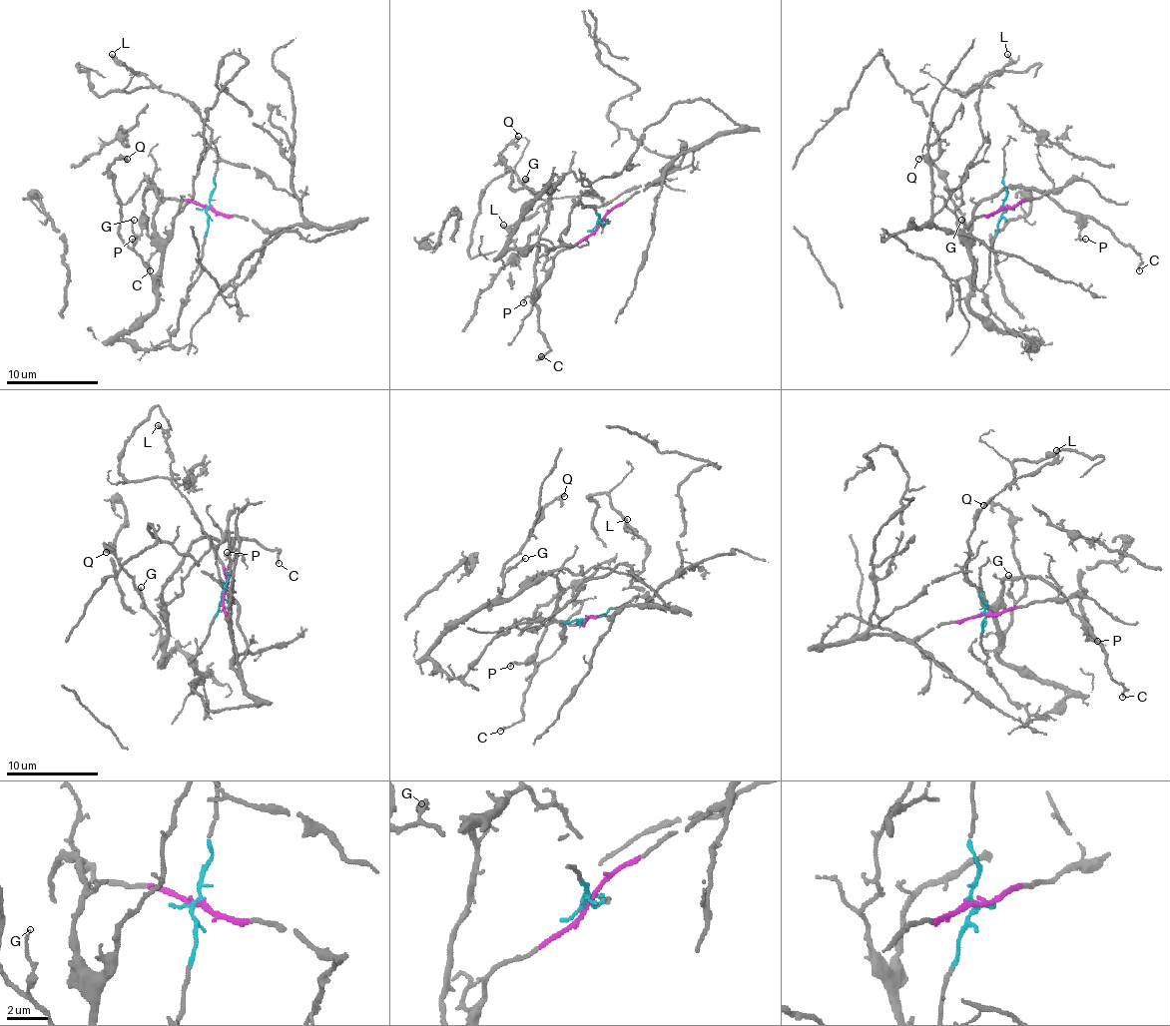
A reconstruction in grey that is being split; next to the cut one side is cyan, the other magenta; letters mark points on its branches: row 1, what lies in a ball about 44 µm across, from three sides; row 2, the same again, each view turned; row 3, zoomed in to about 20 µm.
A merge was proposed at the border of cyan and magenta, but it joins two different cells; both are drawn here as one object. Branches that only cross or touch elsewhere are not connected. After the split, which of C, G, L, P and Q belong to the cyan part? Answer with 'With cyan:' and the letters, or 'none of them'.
With cyan: C, G, L, P, Q

